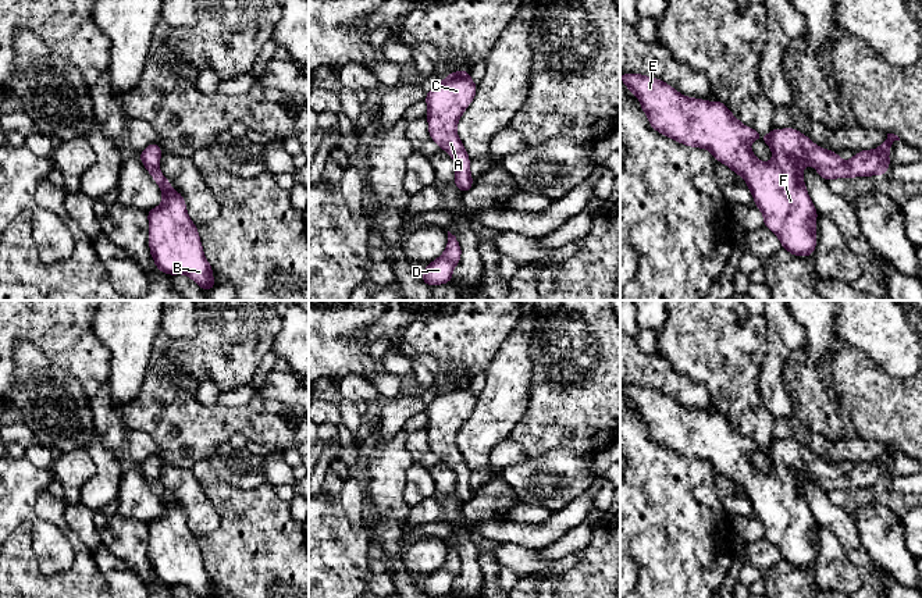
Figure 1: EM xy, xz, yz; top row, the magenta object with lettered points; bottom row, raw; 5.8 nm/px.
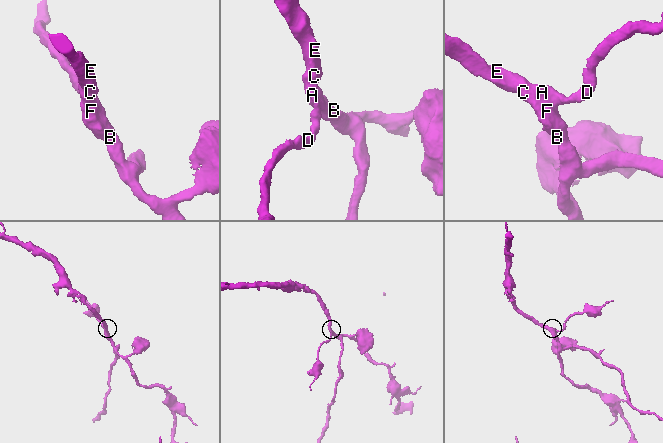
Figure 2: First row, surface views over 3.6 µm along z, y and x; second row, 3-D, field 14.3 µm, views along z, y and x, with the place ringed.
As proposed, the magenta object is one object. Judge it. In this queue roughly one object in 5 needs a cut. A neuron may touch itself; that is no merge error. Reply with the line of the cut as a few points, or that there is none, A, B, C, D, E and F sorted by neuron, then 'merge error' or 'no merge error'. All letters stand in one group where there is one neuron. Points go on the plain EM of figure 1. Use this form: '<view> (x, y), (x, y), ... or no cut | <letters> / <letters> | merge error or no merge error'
no cut | A B C D E F | no merge error

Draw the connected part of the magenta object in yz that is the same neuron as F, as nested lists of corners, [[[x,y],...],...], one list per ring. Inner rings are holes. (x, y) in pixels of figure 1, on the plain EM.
[[[620,385],[620,391],[641,413],[640,419],[655,442],[681,456],[708,460],[715,471],[730,478],[736,487],[743,487],[754,508],[755,517],[763,526],[765,538],[777,547],[783,560],[800,569],[814,566],[816,558],[815,533],[819,527],[804,496],[804,478],[812,476],[827,494],[834,490],[882,488],[890,478],[889,462],[891,455],[900,452],[897,446],[887,445],[887,452],[877,460],[858,463],[850,473],[843,473],[837,463],[818,459],[808,448],[794,439],[773,439],[766,448],[761,448],[754,439],[743,437],[719,412],[706,413],[686,409],[669,395],[641,385]],[[755,451],[763,451],[772,460],[772,473],[763,474],[754,467],[750,455]]]

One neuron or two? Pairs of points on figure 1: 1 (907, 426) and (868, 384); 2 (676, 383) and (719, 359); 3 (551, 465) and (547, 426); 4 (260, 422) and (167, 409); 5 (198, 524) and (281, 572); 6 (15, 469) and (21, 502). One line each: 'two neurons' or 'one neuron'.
1: one neuron
2: two neurons
3: two neurons
4: one neuron
5: two neurons
6: one neuron

